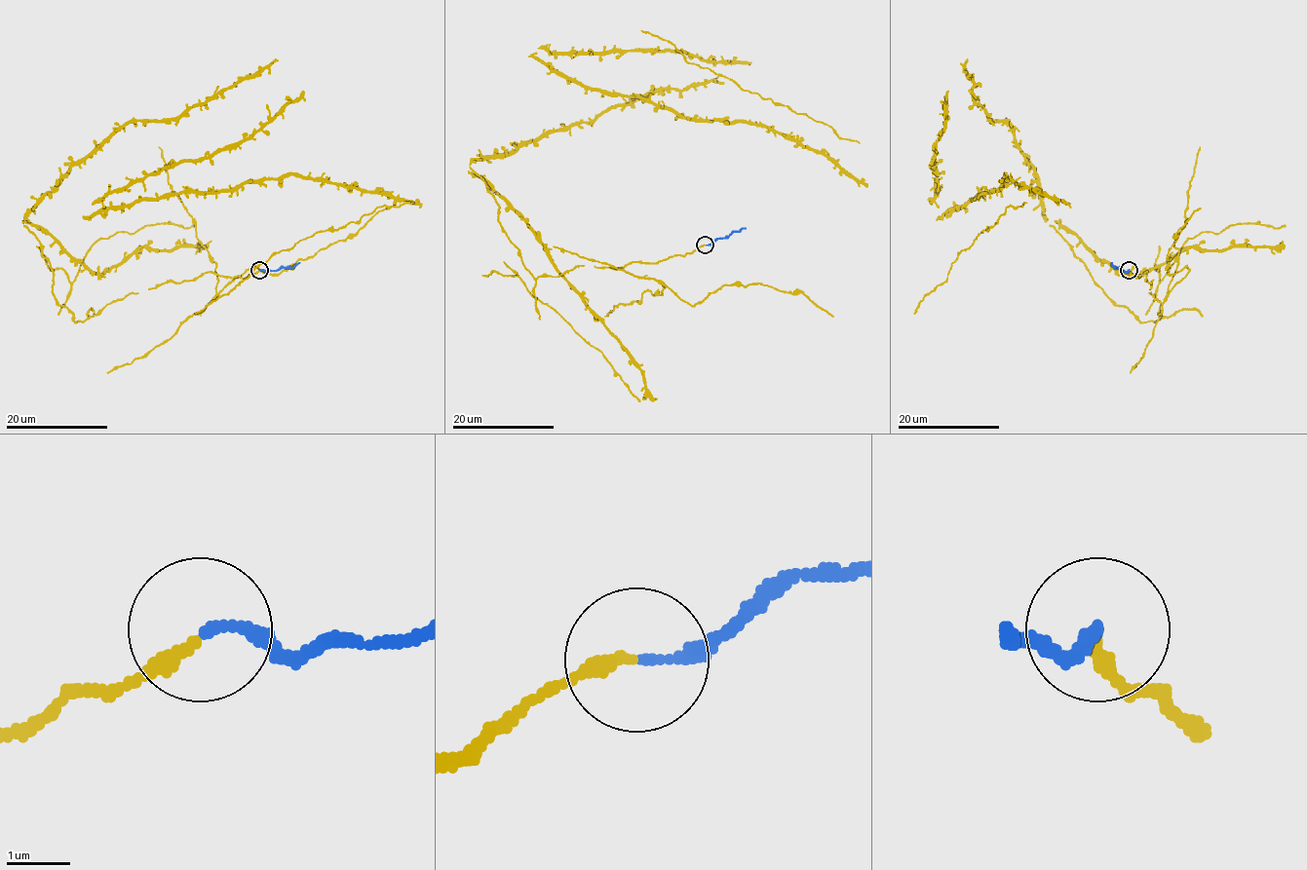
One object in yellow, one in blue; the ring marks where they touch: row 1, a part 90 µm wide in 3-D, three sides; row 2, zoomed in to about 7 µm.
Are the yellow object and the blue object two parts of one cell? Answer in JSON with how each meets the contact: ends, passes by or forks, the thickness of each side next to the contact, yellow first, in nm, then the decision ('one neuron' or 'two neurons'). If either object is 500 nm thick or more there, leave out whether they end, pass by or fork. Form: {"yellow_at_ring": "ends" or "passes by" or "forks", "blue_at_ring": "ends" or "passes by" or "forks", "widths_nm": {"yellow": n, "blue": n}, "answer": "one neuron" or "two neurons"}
{"yellow_at_ring": "ends", "blue_at_ring": "ends", "widths_nm": {"yellow": 240, "blue": 160}, "answer": "one neuron"}

